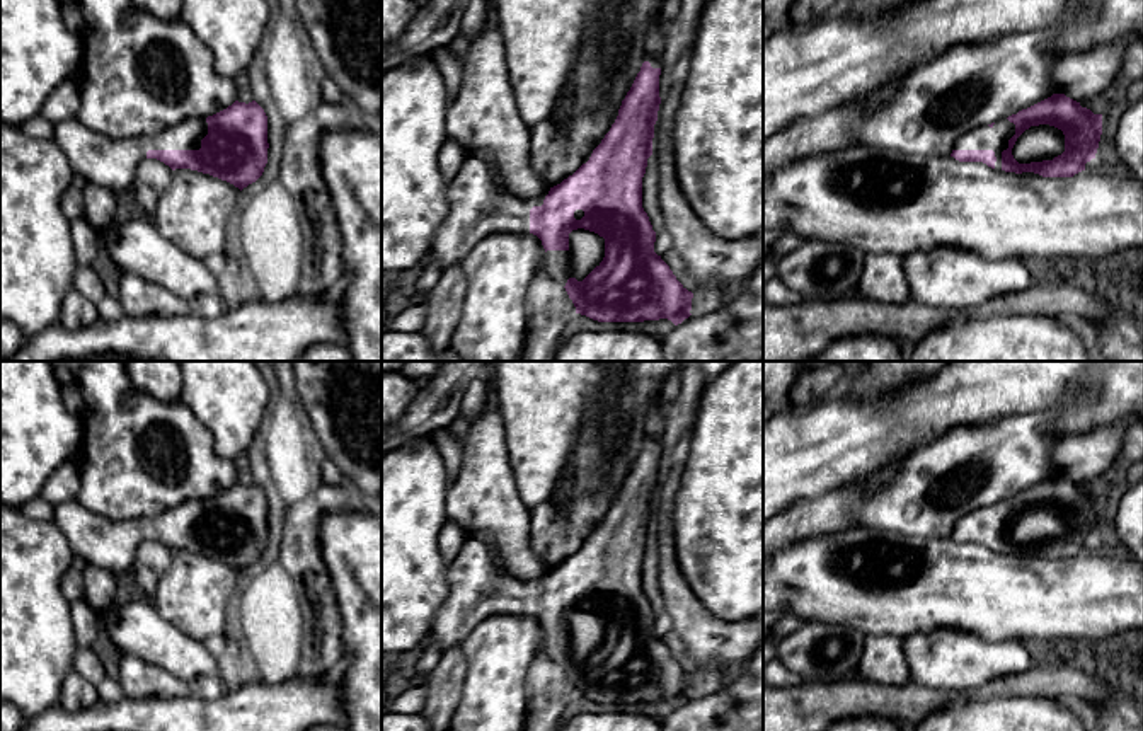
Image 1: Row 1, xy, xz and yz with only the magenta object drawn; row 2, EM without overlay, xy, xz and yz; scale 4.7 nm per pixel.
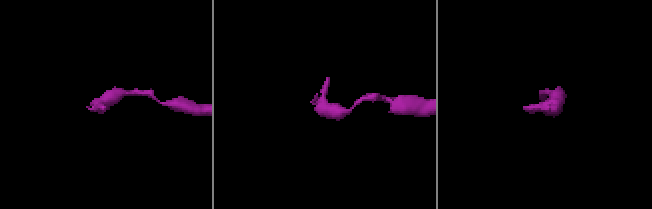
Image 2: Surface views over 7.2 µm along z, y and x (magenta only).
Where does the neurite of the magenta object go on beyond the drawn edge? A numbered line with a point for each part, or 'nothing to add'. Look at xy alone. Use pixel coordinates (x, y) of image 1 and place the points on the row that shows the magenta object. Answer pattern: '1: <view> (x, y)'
1: xy (103, 161)

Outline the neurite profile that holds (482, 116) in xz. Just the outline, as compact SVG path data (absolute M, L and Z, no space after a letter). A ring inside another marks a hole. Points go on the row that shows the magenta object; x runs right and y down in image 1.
M485 24L470 41L470 49L462 63L460 92L450 102L445 123L448 136L468 153L484 150L492 157L513 196L530 201L550 191L547 181L530 162L531 128L523 123L516 107L499 24Z

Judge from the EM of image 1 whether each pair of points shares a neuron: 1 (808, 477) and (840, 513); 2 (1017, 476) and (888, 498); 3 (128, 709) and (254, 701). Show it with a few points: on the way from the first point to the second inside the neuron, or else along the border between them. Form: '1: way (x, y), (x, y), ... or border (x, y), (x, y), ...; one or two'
1: border (861, 479), (818, 496), (804, 498), (786, 508); two
2: way (985, 460), (971, 455), (958, 460), (920, 486); one
3: way (159, 713), (224, 713); one

